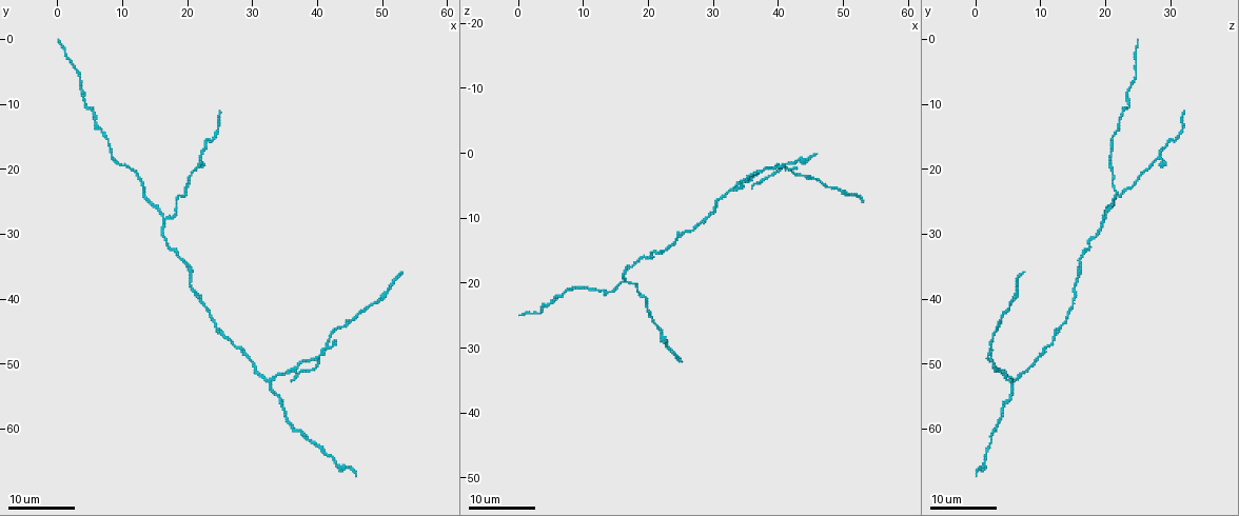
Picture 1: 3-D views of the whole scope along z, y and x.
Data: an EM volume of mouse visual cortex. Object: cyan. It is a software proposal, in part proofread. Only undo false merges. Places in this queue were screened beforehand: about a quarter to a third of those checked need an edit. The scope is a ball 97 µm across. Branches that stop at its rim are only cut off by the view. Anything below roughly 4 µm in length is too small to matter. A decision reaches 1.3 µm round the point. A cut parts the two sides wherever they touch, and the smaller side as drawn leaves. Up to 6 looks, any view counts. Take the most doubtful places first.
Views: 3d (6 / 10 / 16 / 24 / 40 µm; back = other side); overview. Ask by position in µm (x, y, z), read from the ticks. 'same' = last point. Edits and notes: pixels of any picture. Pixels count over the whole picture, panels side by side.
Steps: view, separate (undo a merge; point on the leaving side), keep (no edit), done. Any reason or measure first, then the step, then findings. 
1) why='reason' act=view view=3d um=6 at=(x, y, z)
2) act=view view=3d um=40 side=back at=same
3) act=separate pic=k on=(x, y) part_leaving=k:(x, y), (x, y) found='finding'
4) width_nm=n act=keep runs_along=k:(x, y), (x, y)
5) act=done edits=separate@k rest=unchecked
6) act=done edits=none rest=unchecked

why='branch point' act=view view=3d um=16 at=(16.5, 28.0, 20.0)

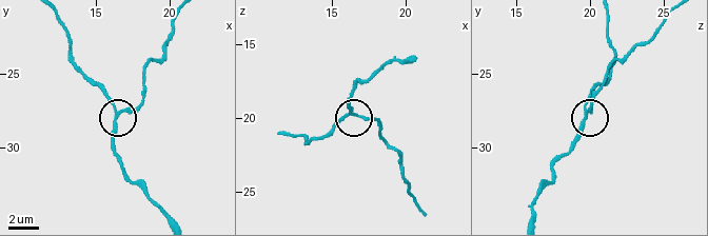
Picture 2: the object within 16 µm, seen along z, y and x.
why='closer look' act=view view=3d um=10 at=(16.4, 27.8, 19.6)

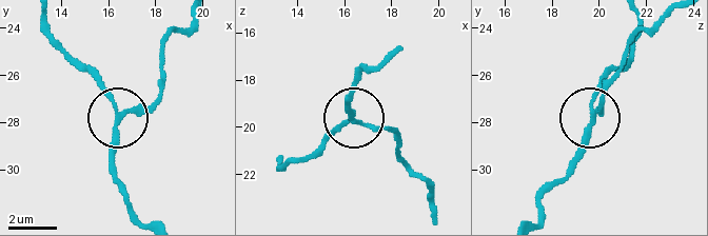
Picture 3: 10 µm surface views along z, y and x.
side_arm_um=26 arms=3 act=separate pic=3 on=(152, 106) found='a second neuron is stuck on'

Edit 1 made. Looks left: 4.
act=view view=overview

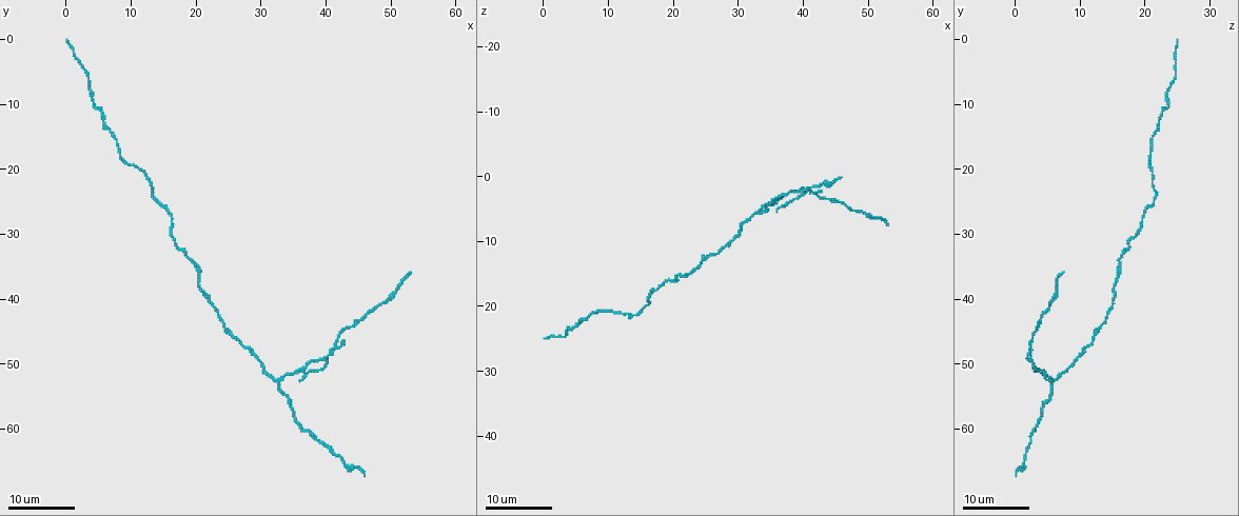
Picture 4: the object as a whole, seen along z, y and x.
why='arms part here' act=view view=3d um=16 at=(32.5, 52.5, 5.5)

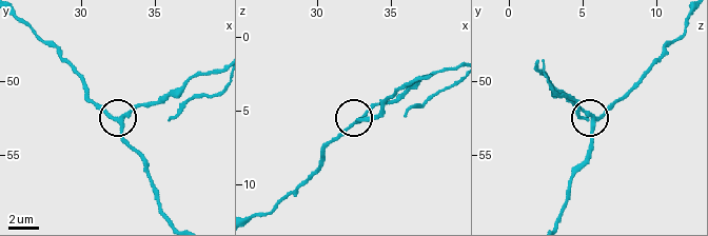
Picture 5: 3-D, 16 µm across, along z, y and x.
why='zoom in' act=view view=3d um=6 at=(33.0, 52.8, 5.6)

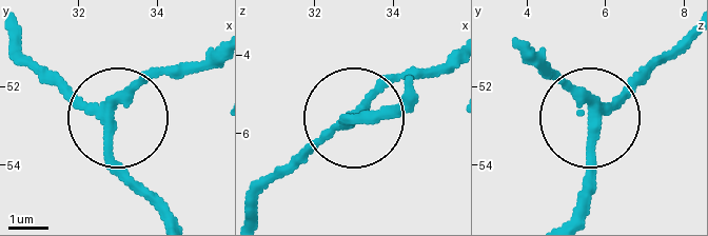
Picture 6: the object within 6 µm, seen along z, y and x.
act=view view=3d um=6 side=back at=(32.75, 52.70, 5.65)

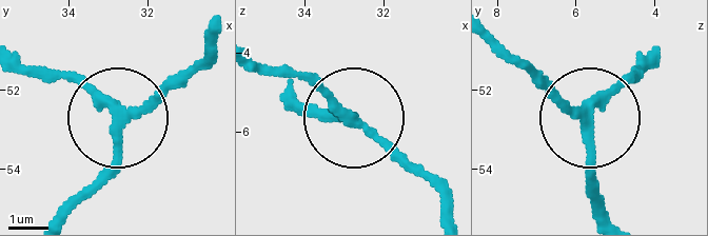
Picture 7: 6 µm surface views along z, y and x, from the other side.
arms=3 act=keep runs_along=7:(494, 38), (582, 119), (595, 210) found='continuous, no second neuron'

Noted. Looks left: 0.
act=done edits=separate@3 rest=unchecked

